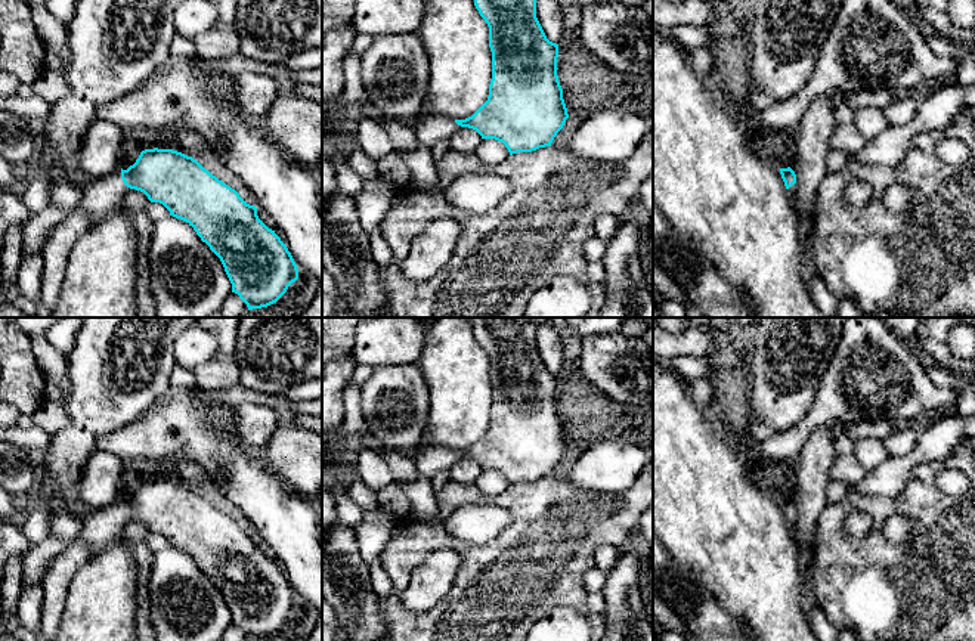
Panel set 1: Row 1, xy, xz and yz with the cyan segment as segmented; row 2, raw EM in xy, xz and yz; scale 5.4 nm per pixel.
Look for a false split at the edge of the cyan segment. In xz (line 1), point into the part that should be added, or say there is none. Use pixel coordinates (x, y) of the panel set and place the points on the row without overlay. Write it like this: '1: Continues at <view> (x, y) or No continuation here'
1: Continues at xz (429, 460)

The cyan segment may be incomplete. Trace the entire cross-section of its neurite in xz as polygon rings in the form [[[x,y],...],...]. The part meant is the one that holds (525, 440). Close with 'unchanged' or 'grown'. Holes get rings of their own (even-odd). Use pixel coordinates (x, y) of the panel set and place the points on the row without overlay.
[[[468,318],[474,337],[489,357],[489,378],[492,383],[492,411],[488,431],[468,449],[452,450],[424,443],[414,452],[415,465],[420,474],[431,479],[437,471],[449,470],[458,459],[476,461],[482,470],[502,473],[510,486],[532,483],[551,477],[557,464],[569,449],[563,430],[563,419],[557,406],[558,375],[550,372],[536,349],[538,325],[530,318]]]; grown

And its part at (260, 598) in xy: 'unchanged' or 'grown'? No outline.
grown

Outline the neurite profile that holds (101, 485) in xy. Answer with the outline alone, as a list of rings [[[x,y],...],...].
[[[95,450],[83,468],[75,496],[83,510],[105,508],[123,495],[127,462],[106,450]]]

